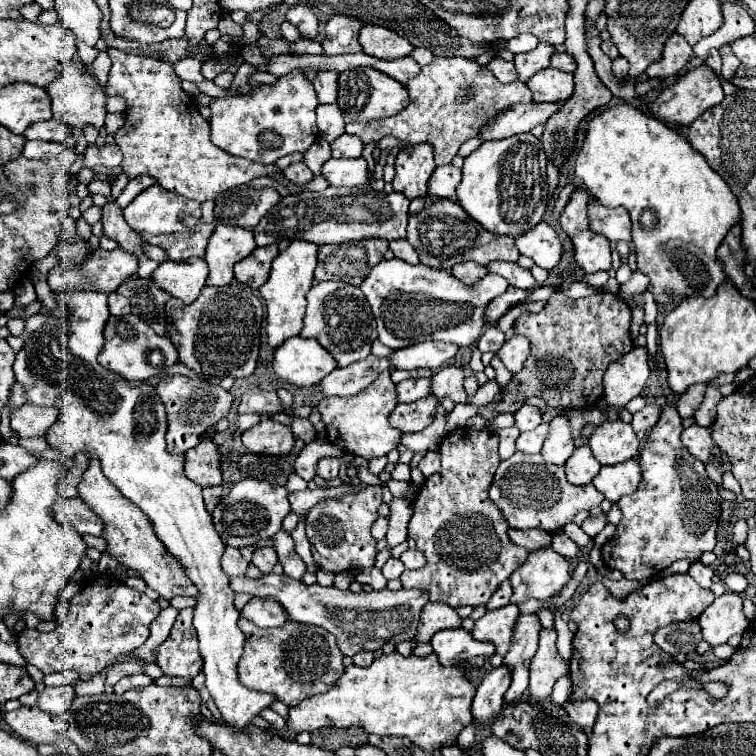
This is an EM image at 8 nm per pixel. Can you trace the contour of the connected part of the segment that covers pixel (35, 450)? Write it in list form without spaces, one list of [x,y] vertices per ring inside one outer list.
[[[20,438],[19,442],[22,447],[33,454],[38,454],[39,452],[42,452],[47,448],[47,442],[45,438]]]

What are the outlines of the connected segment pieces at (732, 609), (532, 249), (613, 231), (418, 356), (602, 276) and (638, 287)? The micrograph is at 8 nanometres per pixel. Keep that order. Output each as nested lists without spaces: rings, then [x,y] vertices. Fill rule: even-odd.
[[[725,593],[717,597],[701,615],[699,623],[703,629],[703,639],[707,643],[721,645],[727,643],[731,635],[741,635],[749,621],[743,615],[743,599],[737,593]]]
[[[539,223],[537,229],[531,229],[529,233],[517,237],[515,241],[517,241],[517,249],[521,255],[531,257],[535,265],[547,271],[551,271],[563,255],[561,239],[555,233],[555,229],[547,223]]]
[[[595,197],[589,201],[589,229],[605,235],[609,241],[631,241],[631,219],[625,207],[603,207]]]
[[[425,341],[417,343],[399,351],[393,351],[391,361],[395,369],[415,369],[415,367],[429,367],[429,369],[439,369],[443,367],[449,359],[455,357],[457,345],[453,343],[443,343],[443,341]]]
[[[597,271],[597,273],[585,275],[585,281],[595,289],[601,289],[607,283],[607,279],[609,279],[609,275],[605,271]]]
[[[635,271],[633,275],[631,275],[631,279],[627,281],[627,283],[623,283],[621,285],[621,289],[619,289],[619,297],[629,297],[629,295],[637,295],[637,293],[643,293],[645,289],[647,289],[647,281],[649,279],[645,279],[643,277],[643,273],[639,273],[639,271]]]

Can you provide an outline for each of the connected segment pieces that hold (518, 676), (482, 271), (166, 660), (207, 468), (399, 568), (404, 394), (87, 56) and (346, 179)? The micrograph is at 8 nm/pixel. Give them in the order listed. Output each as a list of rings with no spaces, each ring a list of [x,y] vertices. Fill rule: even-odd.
[[[535,613],[517,617],[517,625],[513,629],[513,641],[509,653],[505,655],[505,665],[509,665],[509,669],[513,671],[513,683],[505,693],[505,703],[519,701],[525,695],[529,681],[529,663],[537,651],[541,629],[543,627]]]
[[[459,263],[459,265],[455,265],[453,269],[451,269],[451,273],[459,279],[459,281],[463,281],[465,285],[475,285],[479,279],[483,279],[489,271],[487,271],[487,267],[483,267],[483,265],[477,265],[477,263]]]
[[[181,609],[171,635],[155,651],[157,665],[171,677],[195,677],[201,673],[201,655],[197,649],[197,633],[191,625],[193,609]]]
[[[203,439],[197,447],[185,453],[185,475],[201,487],[211,487],[221,483],[221,453],[217,445]]]
[[[389,557],[387,563],[381,567],[381,571],[383,571],[383,575],[385,575],[387,579],[399,579],[399,575],[405,571],[405,567],[403,567],[403,563],[401,563],[399,559]]]
[[[405,379],[395,385],[397,401],[399,403],[413,403],[421,397],[427,397],[429,387],[431,387],[431,379]]]
[[[77,43],[77,53],[79,53],[79,57],[81,57],[81,61],[83,63],[87,63],[87,65],[91,65],[91,61],[97,57],[97,49],[95,47],[89,47],[89,45],[85,45],[85,43]]]
[[[329,159],[323,165],[323,177],[329,179],[331,185],[337,187],[361,187],[369,183],[367,175],[367,161],[359,159]]]

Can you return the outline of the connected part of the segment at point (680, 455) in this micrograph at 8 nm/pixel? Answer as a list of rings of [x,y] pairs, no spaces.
[[[667,407],[639,455],[643,469],[639,489],[617,501],[623,515],[615,535],[601,547],[601,557],[609,569],[621,571],[625,579],[647,579],[679,559],[699,559],[715,547],[723,499],[717,485],[707,477],[705,465],[681,445],[681,431],[683,425],[677,409]]]

